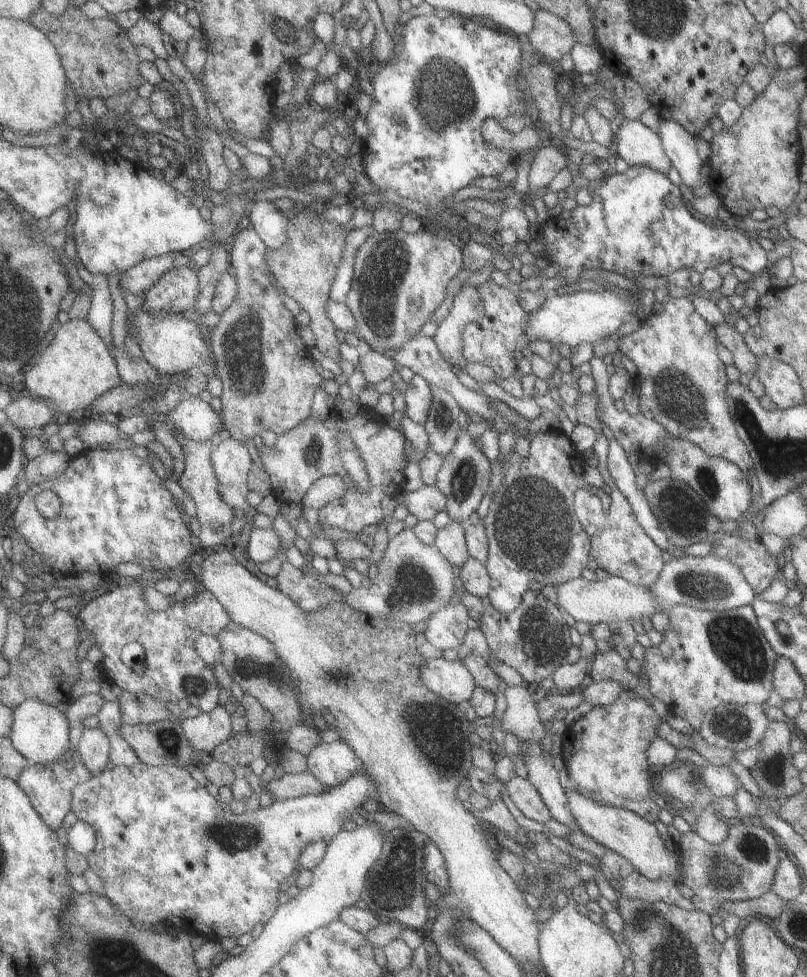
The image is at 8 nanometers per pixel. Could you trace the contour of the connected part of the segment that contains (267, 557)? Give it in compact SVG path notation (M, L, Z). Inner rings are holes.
M253 527L245 558L252 564L275 560L281 548L281 538L275 528Z

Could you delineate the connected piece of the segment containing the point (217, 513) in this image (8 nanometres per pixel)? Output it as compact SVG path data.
M176 430L176 433L178 435L178 443L184 452L185 464L184 473L179 480L179 486L191 496L196 507L195 518L200 524L197 543L204 553L220 549L223 547L225 540L231 536L231 522L235 518L235 510L221 498L217 474L215 474L213 464L211 464L211 454L213 454L216 439L193 442L193 440L187 440L181 434L181 430Z

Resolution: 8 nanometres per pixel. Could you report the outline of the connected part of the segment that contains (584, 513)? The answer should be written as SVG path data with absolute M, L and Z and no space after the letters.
M588 488L575 490L569 511L579 522L581 530L589 536L589 552L597 568L603 569L613 577L624 578L633 585L649 586L657 578L658 570L663 567L663 562L659 559L661 551L644 535L641 526L635 522L627 500L614 488L611 488L608 496L610 506L603 512L599 498L591 494Z

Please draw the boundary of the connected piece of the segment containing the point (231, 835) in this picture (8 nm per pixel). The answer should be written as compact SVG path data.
M137 762L132 766L115 765L112 770L106 770L102 774L93 776L90 780L79 784L74 791L72 799L72 812L77 817L78 821L84 821L95 828L97 834L97 843L95 849L86 856L89 862L89 868L95 872L103 884L103 895L111 902L113 906L127 918L141 922L143 924L156 924L160 922L163 925L173 925L177 930L191 931L192 933L199 932L205 934L213 940L221 940L222 938L234 937L238 939L243 934L250 933L259 922L267 925L271 920L271 916L277 912L279 907L279 894L281 894L281 884L293 874L297 872L297 866L300 865L300 858L305 852L307 846L311 842L325 840L328 843L342 832L343 824L347 820L355 819L356 812L362 808L367 800L375 800L380 805L379 794L377 794L377 786L373 782L373 778L367 772L359 772L353 774L349 780L343 782L343 785L332 787L331 790L323 792L323 794L306 795L288 800L275 800L266 808L259 806L252 812L242 812L234 814L231 810L221 808L217 802L216 796L211 796L211 792L201 786L186 768L179 766L155 766L147 765L143 762Z

